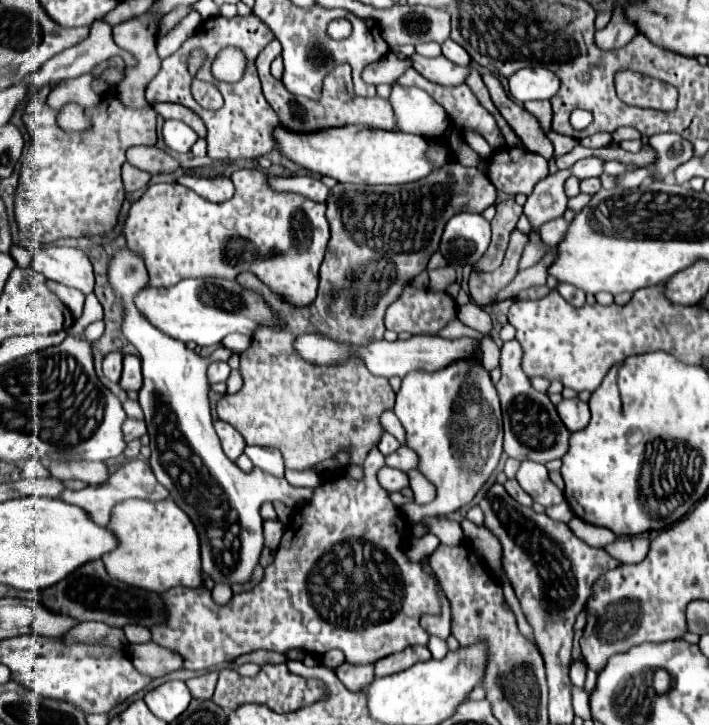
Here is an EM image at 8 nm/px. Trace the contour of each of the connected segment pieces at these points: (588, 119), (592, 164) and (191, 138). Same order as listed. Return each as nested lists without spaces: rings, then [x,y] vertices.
[[[575,109],[570,115],[570,123],[577,130],[585,129],[592,121],[592,114],[583,109]]]
[[[584,158],[584,160],[578,160],[572,168],[570,168],[570,174],[576,176],[578,180],[584,180],[584,178],[592,178],[592,176],[600,176],[602,174],[602,160],[600,158]]]
[[[166,120],[162,128],[162,136],[164,136],[164,144],[178,154],[188,154],[192,144],[198,140],[196,132],[180,120]]]

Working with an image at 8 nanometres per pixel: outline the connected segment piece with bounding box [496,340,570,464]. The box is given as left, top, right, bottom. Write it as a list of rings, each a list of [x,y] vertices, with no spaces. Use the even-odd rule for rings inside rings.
[[[516,340],[504,342],[502,356],[500,356],[502,378],[496,384],[498,396],[502,402],[502,416],[504,416],[504,452],[510,458],[548,464],[550,460],[562,458],[568,452],[570,430],[560,420],[548,394],[538,392],[532,386],[530,378],[524,376],[522,356],[524,356],[524,350],[522,350],[520,342],[516,342]]]

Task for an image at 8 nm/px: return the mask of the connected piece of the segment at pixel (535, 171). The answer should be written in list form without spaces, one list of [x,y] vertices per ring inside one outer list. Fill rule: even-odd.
[[[514,146],[514,148],[498,148],[490,158],[488,164],[488,180],[496,186],[496,190],[506,194],[530,194],[534,184],[548,176],[548,160],[540,154],[528,154],[528,150]]]

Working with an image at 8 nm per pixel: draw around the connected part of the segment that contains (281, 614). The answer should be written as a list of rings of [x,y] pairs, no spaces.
[[[372,448],[372,452],[368,454],[366,462],[364,462],[364,478],[362,480],[350,480],[350,478],[340,478],[340,480],[334,480],[334,482],[326,482],[322,486],[316,488],[312,500],[302,506],[292,522],[286,526],[286,532],[284,532],[284,538],[278,546],[278,552],[276,552],[276,558],[274,562],[264,570],[264,580],[254,586],[250,592],[242,592],[242,594],[236,594],[230,604],[226,606],[218,606],[212,602],[210,598],[210,592],[200,586],[200,588],[172,588],[168,592],[164,592],[164,600],[168,604],[168,610],[170,610],[170,618],[166,624],[162,626],[154,626],[152,628],[152,640],[168,650],[174,650],[178,654],[184,656],[184,668],[188,670],[212,670],[212,668],[218,668],[218,666],[224,666],[224,662],[230,662],[232,658],[240,656],[240,654],[248,654],[248,652],[254,652],[254,650],[272,650],[272,652],[280,652],[280,654],[286,654],[288,650],[296,648],[296,650],[304,650],[304,652],[310,652],[310,654],[326,654],[328,650],[342,650],[344,656],[346,656],[346,662],[350,664],[374,664],[376,660],[384,658],[384,656],[390,656],[394,652],[400,652],[404,650],[406,646],[426,646],[428,640],[430,640],[430,634],[422,628],[420,620],[424,614],[442,614],[442,602],[440,602],[440,584],[436,582],[434,576],[430,576],[420,562],[412,562],[406,552],[404,552],[404,538],[408,536],[408,526],[406,526],[406,520],[402,518],[400,510],[392,504],[390,500],[390,494],[380,486],[376,474],[378,470],[384,466],[384,456],[380,454],[378,448]]]

